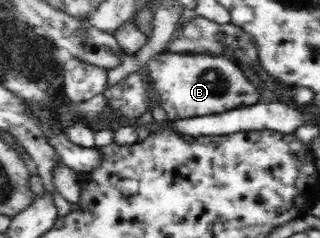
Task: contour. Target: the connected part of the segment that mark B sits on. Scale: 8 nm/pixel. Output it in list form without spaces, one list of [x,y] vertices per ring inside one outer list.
[[[163,51],[153,56],[145,68],[153,79],[153,87],[159,93],[162,108],[169,119],[223,113],[261,100],[239,66],[223,56]]]

